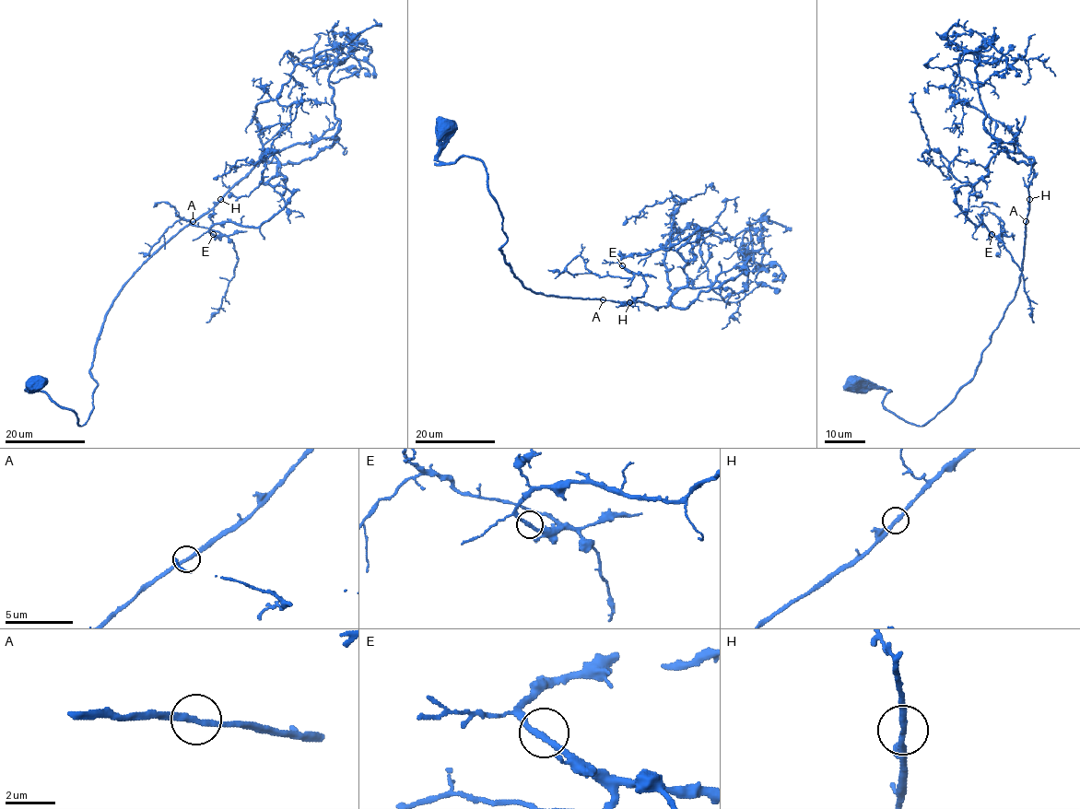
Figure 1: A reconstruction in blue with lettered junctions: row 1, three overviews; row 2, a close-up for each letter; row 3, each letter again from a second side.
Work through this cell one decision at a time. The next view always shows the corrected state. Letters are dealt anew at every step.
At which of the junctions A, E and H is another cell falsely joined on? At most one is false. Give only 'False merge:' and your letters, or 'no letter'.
False merge: no letter

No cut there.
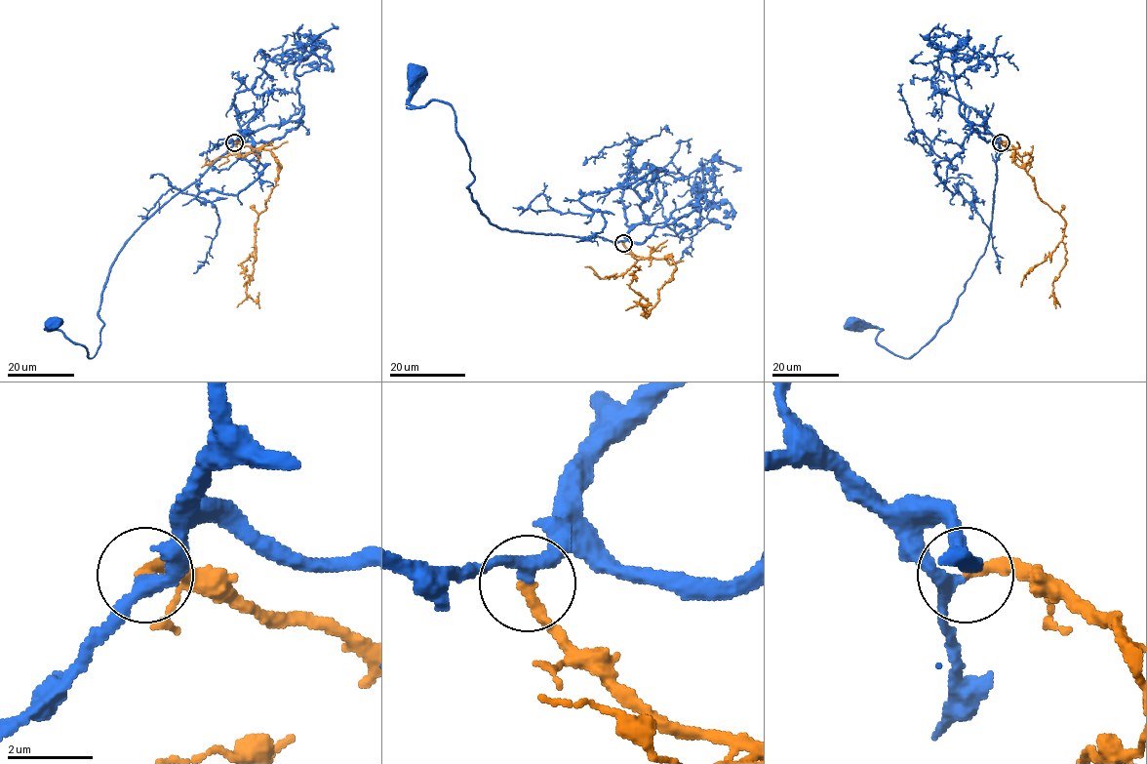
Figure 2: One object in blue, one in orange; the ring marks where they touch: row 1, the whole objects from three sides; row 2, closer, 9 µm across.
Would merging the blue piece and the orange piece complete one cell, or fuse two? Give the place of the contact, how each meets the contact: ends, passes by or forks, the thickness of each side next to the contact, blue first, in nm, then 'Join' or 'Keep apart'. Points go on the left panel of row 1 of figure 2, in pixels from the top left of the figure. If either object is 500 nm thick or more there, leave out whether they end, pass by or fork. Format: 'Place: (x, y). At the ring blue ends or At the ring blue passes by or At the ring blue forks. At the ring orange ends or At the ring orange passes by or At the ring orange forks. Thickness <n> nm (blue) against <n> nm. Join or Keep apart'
Place: (234, 142). At the ring blue passes by. At the ring orange ends. Thickness 320 nm (blue) against 280 nm. Join

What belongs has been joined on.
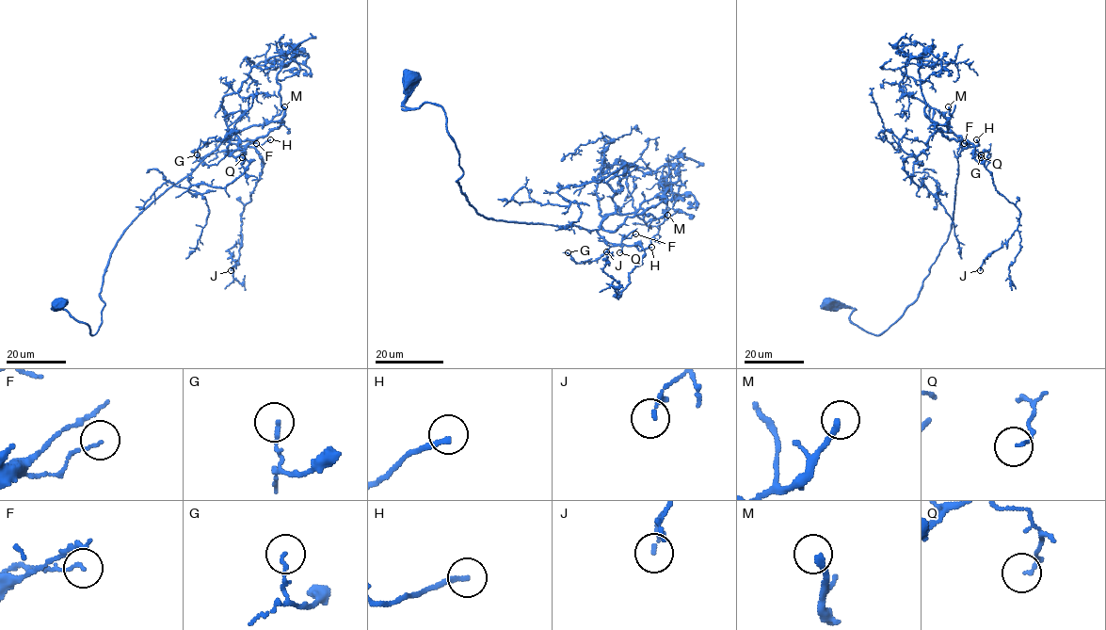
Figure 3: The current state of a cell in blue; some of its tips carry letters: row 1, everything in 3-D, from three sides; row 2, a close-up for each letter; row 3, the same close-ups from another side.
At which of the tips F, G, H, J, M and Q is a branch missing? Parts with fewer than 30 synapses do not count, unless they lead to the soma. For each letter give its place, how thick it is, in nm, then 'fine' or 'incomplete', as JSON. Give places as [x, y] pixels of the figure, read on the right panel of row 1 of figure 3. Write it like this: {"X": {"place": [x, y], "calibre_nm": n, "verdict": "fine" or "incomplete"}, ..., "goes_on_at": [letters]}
{"F": {"place": [964, 143], "calibre_nm": 110, "verdict": "fine"}, "G": {"place": [981, 154], "calibre_nm": 110, "verdict": "fine"}, "H": {"place": [976, 139], "calibre_nm": 180, "verdict": "fine"}, "J": {"place": [980, 270], "calibre_nm": 140, "verdict": "fine"}, "M": {"place": [948, 106], "calibre_nm": 200, "verdict": "incomplete"}, "Q": {"place": [981, 157], "calibre_nm": 90, "verdict": "fine"}, "goes_on_at": ["M"]}

